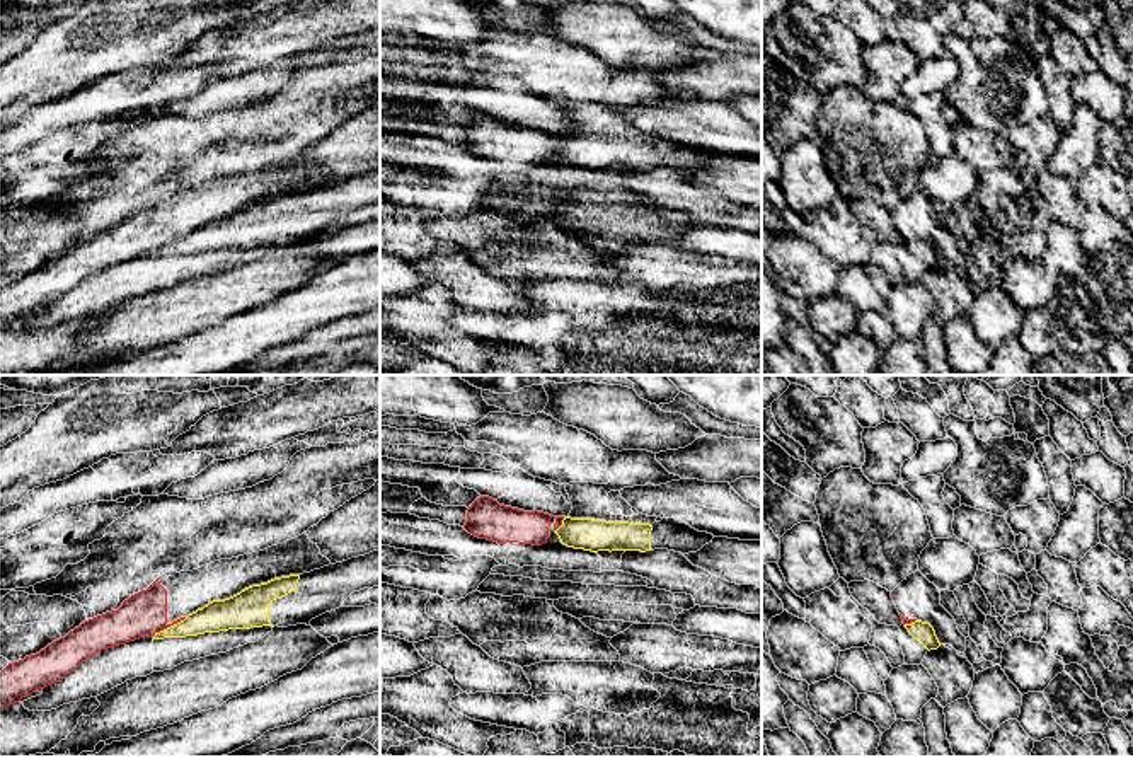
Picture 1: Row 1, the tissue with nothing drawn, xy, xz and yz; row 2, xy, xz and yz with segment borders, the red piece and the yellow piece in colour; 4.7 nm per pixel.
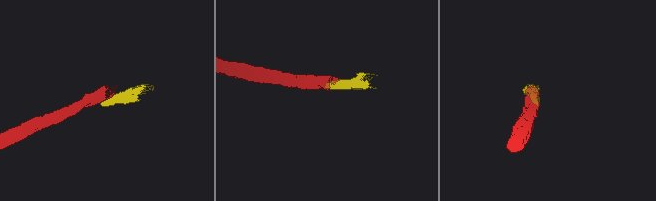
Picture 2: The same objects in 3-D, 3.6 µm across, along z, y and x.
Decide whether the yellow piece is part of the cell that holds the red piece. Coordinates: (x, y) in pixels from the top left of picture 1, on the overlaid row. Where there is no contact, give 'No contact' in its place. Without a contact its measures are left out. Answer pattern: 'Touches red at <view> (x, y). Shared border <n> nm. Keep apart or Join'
Touches red at xy (169, 626). Shared border 190 nm. Keep apart

